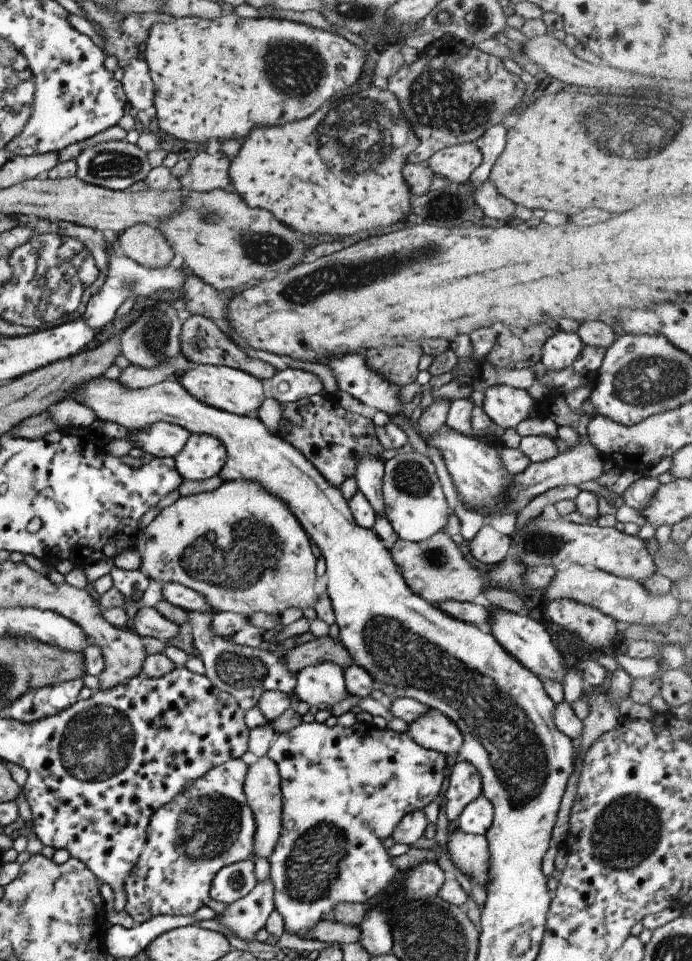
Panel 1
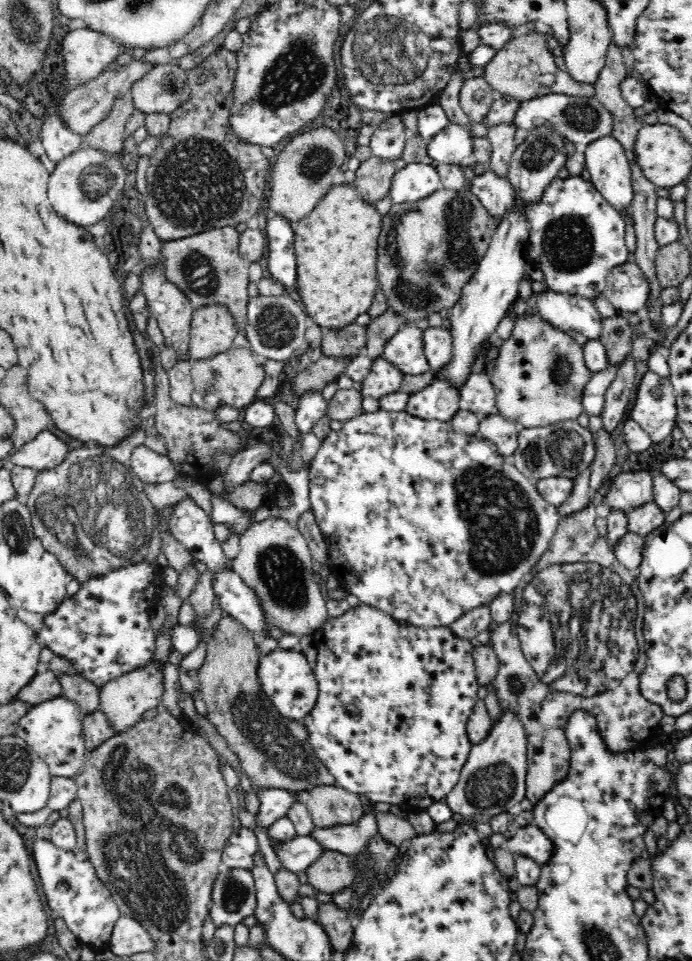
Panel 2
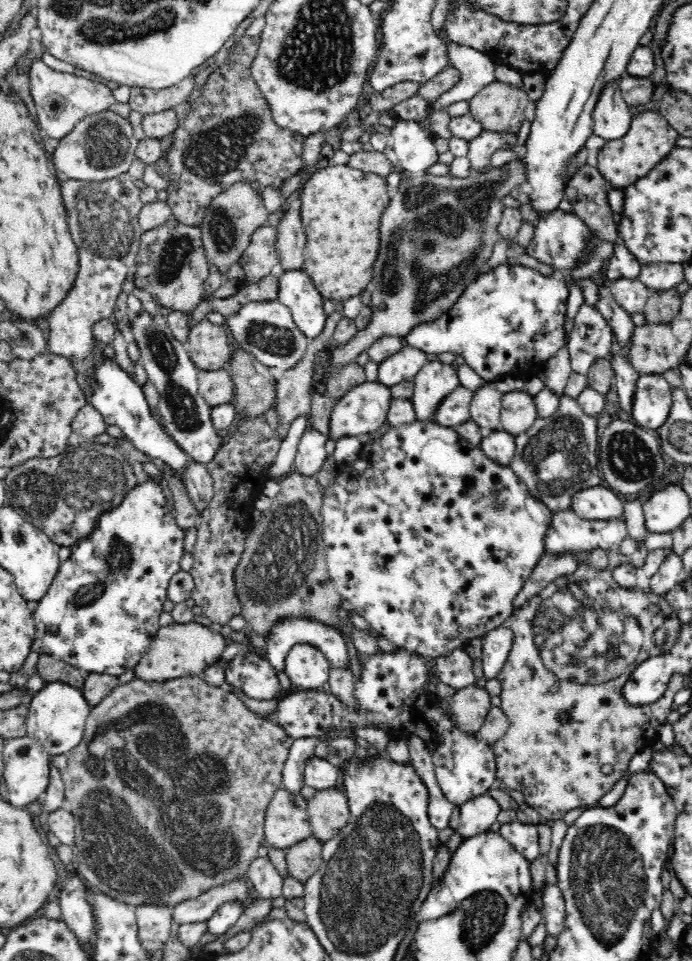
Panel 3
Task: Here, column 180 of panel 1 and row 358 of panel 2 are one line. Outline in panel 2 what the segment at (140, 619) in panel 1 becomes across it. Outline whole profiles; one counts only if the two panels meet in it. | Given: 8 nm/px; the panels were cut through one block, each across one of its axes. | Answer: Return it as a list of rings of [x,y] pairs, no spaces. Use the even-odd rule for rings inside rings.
[[[631,356],[624,360],[618,369],[616,378],[612,386],[608,388],[605,395],[604,409],[601,411],[603,431],[612,437],[612,432],[618,424],[624,420],[628,404],[630,404],[630,394],[634,388],[636,380],[636,368]]]

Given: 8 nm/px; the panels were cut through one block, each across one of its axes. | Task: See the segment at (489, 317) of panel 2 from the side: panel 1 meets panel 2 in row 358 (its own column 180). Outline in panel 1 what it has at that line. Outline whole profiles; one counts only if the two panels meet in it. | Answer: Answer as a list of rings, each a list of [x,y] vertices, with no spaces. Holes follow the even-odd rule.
[[[191,433],[183,448],[173,457],[173,463],[182,479],[198,481],[217,475],[225,459],[224,444],[217,437]]]

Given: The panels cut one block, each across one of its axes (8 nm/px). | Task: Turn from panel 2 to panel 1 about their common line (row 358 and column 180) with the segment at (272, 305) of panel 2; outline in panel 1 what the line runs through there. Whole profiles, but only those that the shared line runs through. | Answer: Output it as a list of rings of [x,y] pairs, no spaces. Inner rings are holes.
[[[112,240],[113,244],[109,244],[108,253],[109,253],[109,262],[108,270],[106,271],[106,277],[101,285],[101,288],[87,301],[85,311],[81,316],[81,320],[83,320],[89,328],[92,328],[94,331],[101,331],[103,326],[107,324],[107,322],[111,322],[113,317],[116,316],[117,307],[127,298],[128,296],[133,295],[135,298],[137,296],[148,296],[157,292],[157,290],[178,290],[182,287],[185,274],[181,272],[182,268],[185,268],[183,264],[179,268],[171,268],[170,265],[167,265],[162,269],[148,269],[138,264],[135,264],[132,260],[125,258],[115,246],[114,240]]]

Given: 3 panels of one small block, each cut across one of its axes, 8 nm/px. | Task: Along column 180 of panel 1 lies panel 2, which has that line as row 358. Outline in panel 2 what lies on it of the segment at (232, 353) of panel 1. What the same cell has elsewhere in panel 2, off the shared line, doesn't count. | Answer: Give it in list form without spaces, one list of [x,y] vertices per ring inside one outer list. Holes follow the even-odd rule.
[[[356,322],[337,331],[325,330],[321,340],[322,356],[332,359],[350,359],[360,355],[367,346],[367,327]]]

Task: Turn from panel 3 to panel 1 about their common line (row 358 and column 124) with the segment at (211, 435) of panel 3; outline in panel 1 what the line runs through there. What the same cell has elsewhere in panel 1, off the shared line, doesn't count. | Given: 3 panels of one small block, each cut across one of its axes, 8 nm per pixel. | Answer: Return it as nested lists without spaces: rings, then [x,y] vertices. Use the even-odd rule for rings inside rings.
[[[125,140],[107,141],[86,147],[74,161],[76,162],[76,177],[79,180],[114,191],[126,190],[133,182],[144,180],[152,167],[146,153],[136,144]]]

